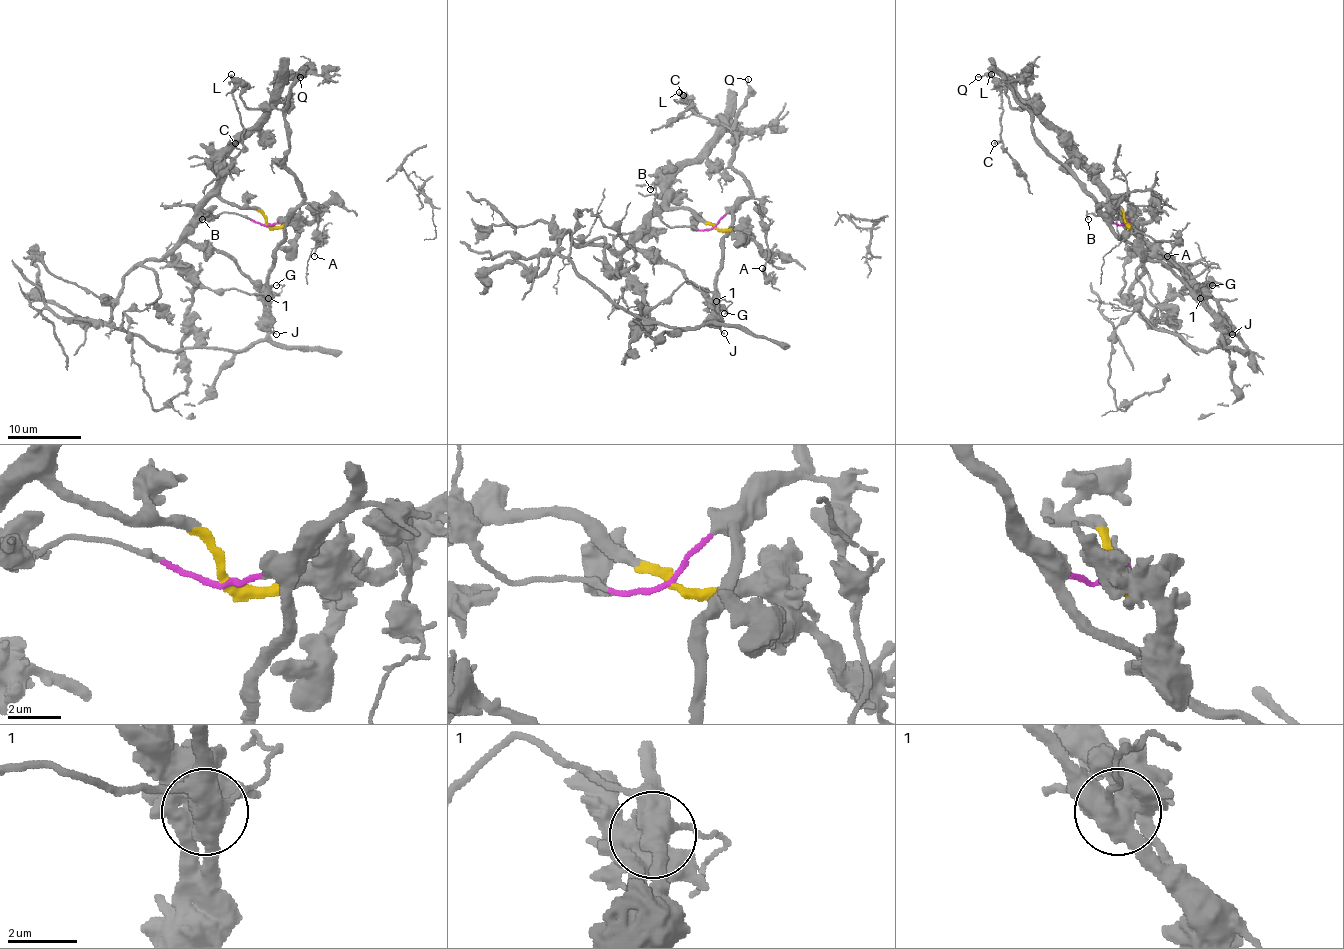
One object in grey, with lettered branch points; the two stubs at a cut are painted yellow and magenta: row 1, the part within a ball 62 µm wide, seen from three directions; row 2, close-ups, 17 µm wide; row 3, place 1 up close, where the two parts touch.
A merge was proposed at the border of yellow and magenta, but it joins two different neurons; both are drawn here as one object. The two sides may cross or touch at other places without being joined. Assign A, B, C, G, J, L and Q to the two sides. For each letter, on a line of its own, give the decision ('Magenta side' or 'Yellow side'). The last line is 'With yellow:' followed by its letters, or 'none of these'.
A: Magenta side
B: Magenta side
C: Magenta side
G: Magenta side
J: Magenta side
L: Magenta side
Q: Magenta side
With yellow: none of these

